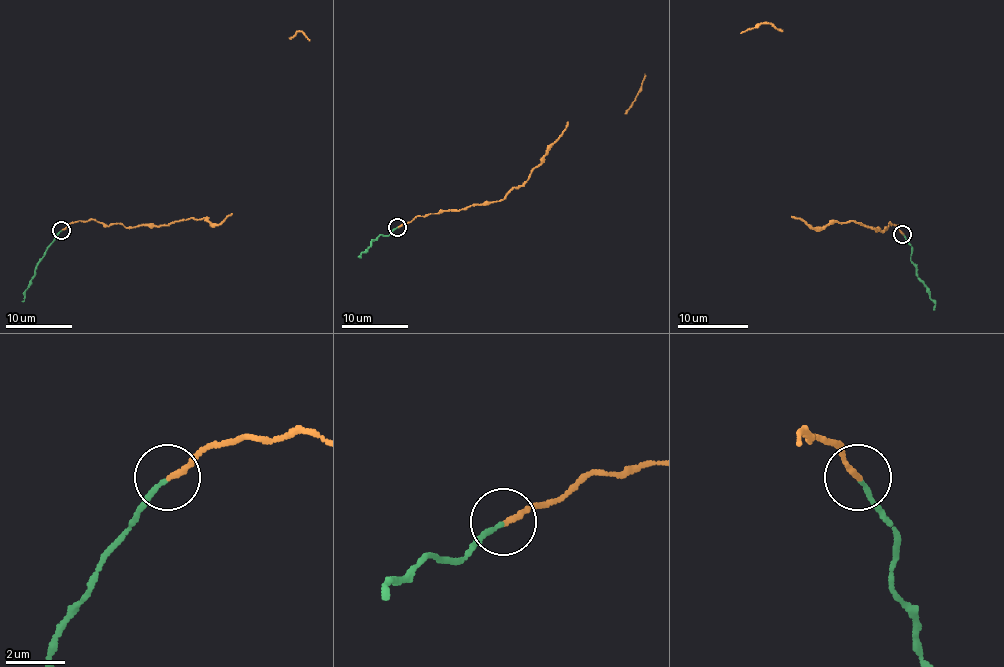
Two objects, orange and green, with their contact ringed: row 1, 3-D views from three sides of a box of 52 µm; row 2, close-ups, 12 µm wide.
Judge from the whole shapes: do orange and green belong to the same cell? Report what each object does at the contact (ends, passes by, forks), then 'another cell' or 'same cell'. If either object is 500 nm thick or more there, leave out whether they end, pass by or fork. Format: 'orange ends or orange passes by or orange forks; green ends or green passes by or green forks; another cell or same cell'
orange ends; green ends; another cell

